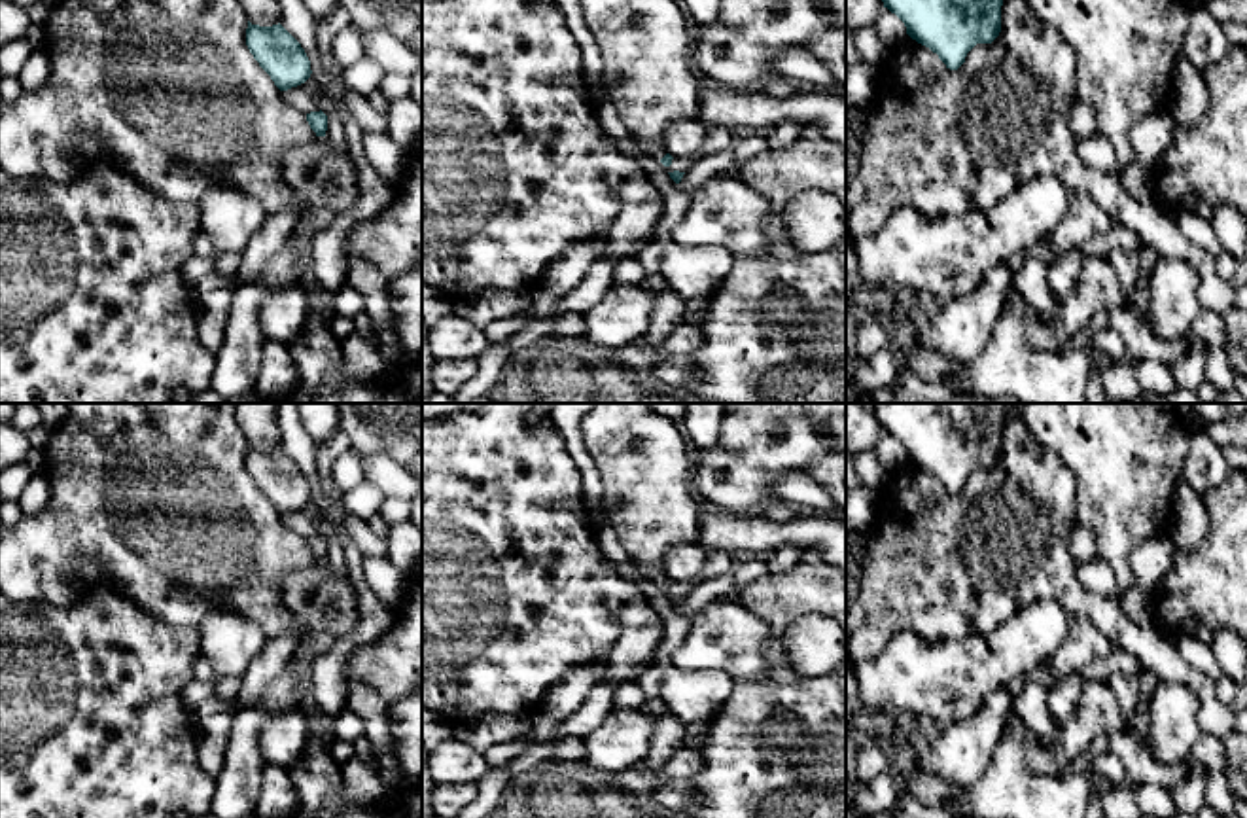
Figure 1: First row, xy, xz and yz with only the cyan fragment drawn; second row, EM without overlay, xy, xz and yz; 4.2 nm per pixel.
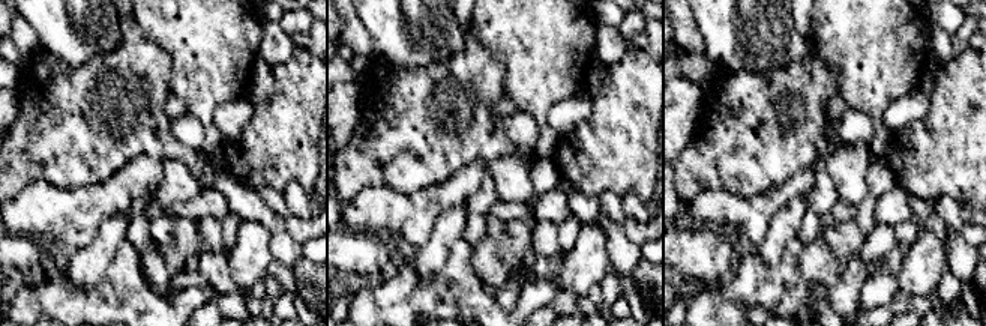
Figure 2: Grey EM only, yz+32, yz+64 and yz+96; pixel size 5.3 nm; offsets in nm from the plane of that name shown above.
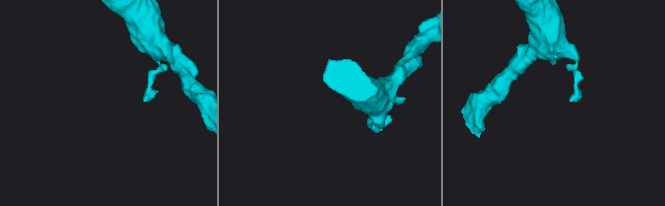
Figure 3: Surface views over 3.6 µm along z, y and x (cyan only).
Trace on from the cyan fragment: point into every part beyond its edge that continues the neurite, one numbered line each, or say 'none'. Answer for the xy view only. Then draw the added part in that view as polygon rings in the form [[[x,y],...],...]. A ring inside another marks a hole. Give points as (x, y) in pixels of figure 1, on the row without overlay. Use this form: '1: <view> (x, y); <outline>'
none

